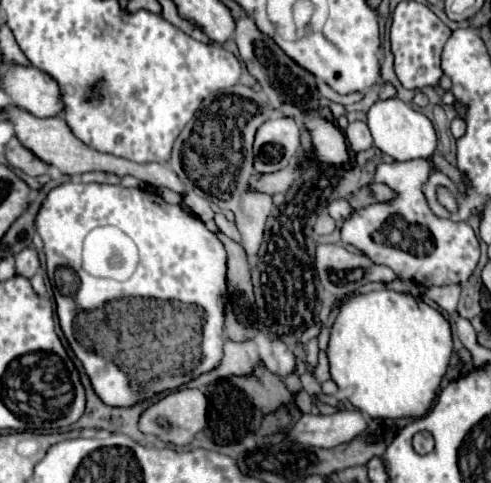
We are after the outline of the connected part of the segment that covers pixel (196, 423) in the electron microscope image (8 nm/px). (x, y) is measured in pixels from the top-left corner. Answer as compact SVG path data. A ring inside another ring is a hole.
M185 388L185 390L169 394L167 398L147 408L139 422L139 428L143 434L153 434L171 446L191 444L193 438L201 430L205 430L205 426L207 426L207 398L197 388Z

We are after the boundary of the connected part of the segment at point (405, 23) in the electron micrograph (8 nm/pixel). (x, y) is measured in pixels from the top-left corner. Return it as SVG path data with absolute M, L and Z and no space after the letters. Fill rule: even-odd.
M399 2L391 22L391 52L395 56L395 74L399 82L409 90L421 90L425 86L439 86L443 76L441 52L449 40L451 30L419 2Z

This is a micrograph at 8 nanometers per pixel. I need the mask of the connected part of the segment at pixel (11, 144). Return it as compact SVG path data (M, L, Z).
M11 138L7 142L5 156L13 168L19 168L19 170L27 172L29 176L41 176L41 174L47 174L47 170L49 170L49 164L45 164L31 150L27 150L17 138Z

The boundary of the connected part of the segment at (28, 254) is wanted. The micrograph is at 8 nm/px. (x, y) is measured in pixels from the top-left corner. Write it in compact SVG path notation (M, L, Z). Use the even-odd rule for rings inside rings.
M25 248L19 254L15 254L15 268L17 274L25 276L25 278L33 278L35 272L39 270L39 256L33 248Z

